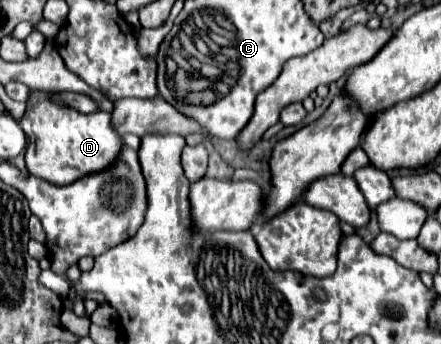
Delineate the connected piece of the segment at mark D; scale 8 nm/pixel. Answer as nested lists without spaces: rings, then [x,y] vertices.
[[[45,90],[29,92],[27,108],[21,118],[21,128],[29,138],[29,146],[25,150],[27,172],[47,180],[49,184],[65,186],[85,174],[111,166],[123,140],[113,132],[109,112],[99,110],[95,114],[81,114],[71,106],[55,102],[53,96],[55,92]]]

